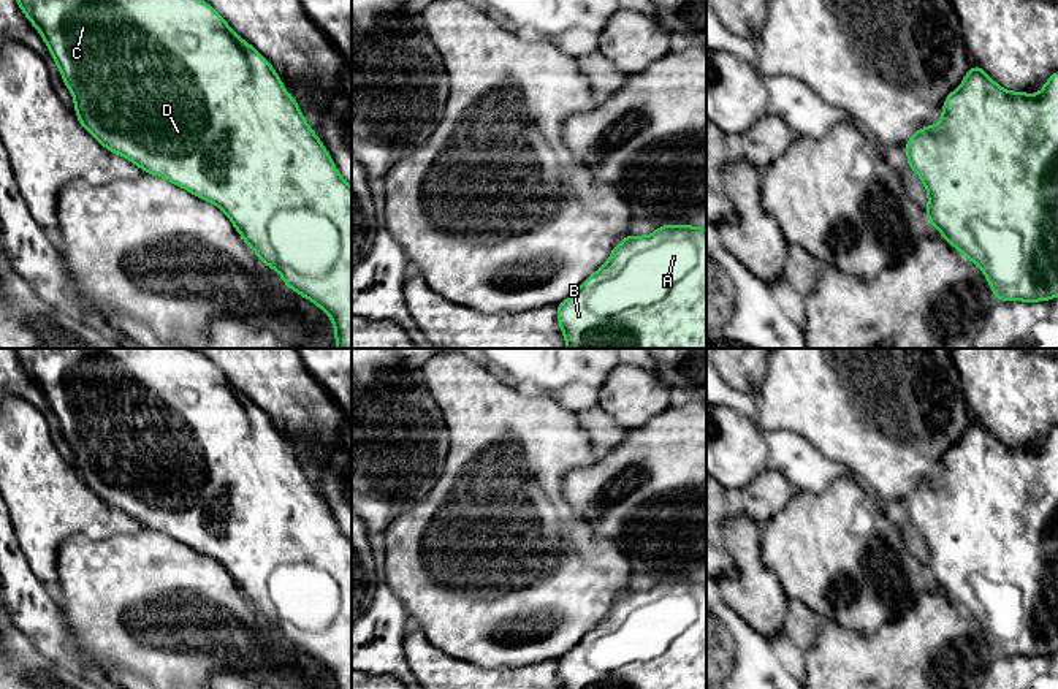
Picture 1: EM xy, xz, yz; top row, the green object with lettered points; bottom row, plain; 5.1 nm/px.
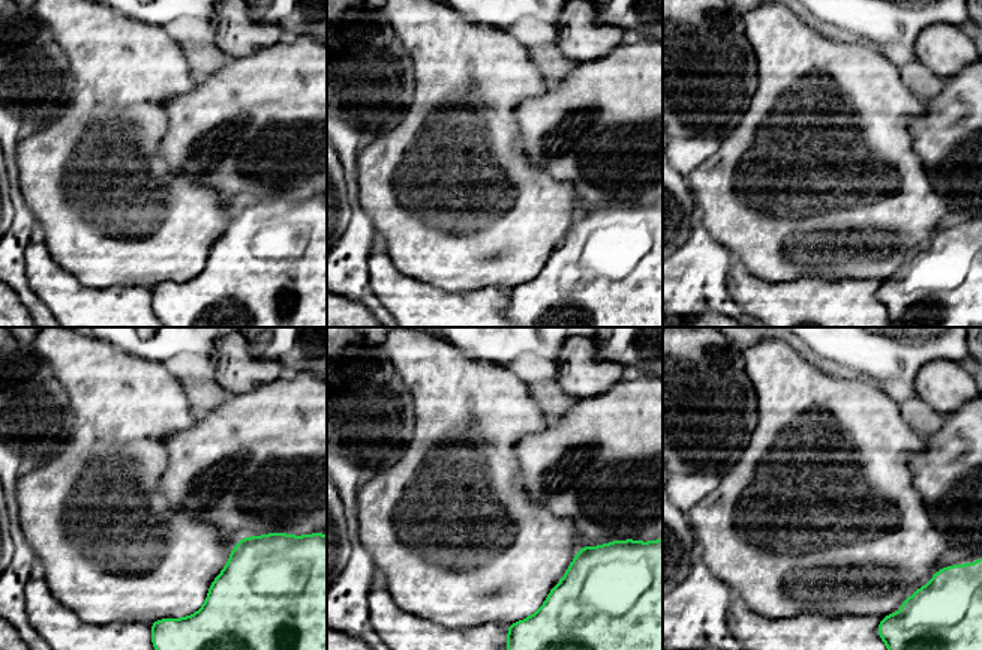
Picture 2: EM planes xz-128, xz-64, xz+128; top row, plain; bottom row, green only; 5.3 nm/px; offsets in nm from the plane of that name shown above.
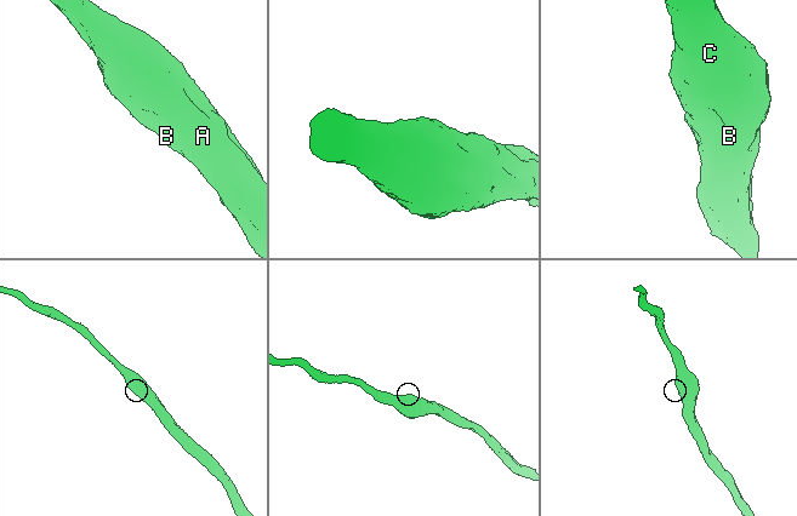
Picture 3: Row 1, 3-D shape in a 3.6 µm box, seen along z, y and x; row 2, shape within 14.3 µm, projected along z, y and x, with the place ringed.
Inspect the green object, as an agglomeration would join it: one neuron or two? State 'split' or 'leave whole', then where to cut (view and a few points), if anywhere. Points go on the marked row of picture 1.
leave whole | no cut

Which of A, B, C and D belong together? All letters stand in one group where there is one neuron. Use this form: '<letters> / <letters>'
A B C D

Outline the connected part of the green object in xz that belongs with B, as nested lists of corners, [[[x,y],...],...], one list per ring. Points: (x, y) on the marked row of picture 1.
[[[672,223],[659,226],[648,236],[626,236],[611,250],[607,263],[556,307],[558,323],[565,337],[567,348],[706,348],[706,228]]]

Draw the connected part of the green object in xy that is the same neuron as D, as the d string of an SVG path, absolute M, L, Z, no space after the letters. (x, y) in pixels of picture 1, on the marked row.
M16 0L21 6L22 13L27 19L33 24L33 27L41 33L52 59L55 60L62 79L67 84L68 90L74 98L74 112L78 116L79 124L109 152L119 154L125 157L128 162L138 165L144 173L160 176L177 187L193 193L195 196L209 201L220 207L226 217L231 220L241 238L245 244L258 255L258 258L268 266L276 269L287 288L293 288L299 296L307 298L317 307L323 309L333 325L334 325L334 336L336 336L336 348L352 348L352 187L342 179L341 173L337 171L336 165L326 147L322 144L318 136L306 122L303 112L299 111L296 98L285 92L284 82L277 76L276 70L271 63L247 41L239 38L226 21L204 0Z

